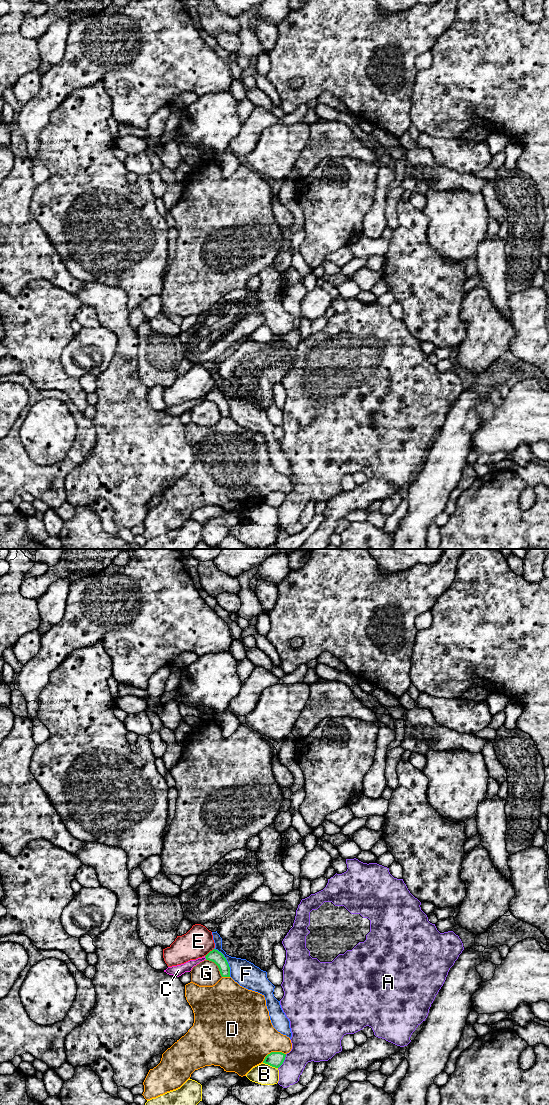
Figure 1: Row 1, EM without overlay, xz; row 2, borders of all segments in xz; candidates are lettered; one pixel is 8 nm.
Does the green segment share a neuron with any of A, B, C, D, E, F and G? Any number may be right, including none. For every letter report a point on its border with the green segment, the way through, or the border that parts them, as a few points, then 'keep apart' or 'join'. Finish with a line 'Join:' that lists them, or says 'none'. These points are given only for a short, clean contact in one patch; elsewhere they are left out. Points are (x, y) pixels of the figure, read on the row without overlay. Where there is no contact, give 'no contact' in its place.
A: contact xz (283, 501); keep apart
B: contact xz (270, 505); keep apart
C: contact xz (205, 397); border xz (204, 396), (206, 399); keep apart
D: contact xz (272, 492); keep apart
E: contact xz (209, 392); keep apart
F: contact xz (226, 401); keep apart
G: contact xz (217, 405); border xz (206, 399), (217, 406), (222, 416); keep apart
Join: none

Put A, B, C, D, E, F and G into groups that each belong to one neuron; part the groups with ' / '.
A / B / C / D / E / F / G

